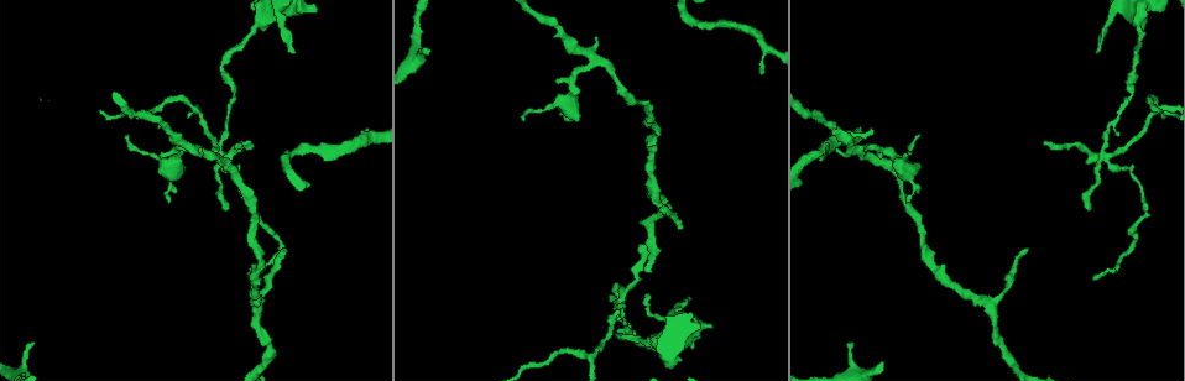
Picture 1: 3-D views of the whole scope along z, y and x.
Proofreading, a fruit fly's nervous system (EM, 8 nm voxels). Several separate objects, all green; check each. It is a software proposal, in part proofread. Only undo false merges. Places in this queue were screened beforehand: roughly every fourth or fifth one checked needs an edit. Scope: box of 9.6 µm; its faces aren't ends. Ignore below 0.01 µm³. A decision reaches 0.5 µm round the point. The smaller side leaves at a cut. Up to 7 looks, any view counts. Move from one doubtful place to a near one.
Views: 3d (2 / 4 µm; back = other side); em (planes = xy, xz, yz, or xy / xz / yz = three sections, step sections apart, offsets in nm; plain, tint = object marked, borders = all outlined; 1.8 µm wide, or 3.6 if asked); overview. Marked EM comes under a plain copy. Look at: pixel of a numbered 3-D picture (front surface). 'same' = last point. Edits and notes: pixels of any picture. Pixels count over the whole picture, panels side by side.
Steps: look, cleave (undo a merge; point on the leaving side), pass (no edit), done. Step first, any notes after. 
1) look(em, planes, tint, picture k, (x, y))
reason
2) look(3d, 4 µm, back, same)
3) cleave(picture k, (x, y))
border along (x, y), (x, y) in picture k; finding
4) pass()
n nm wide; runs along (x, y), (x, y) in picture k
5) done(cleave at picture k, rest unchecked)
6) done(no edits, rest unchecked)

look(3d, 4 µm, picture 1, (1137, 15))
thick turns thin

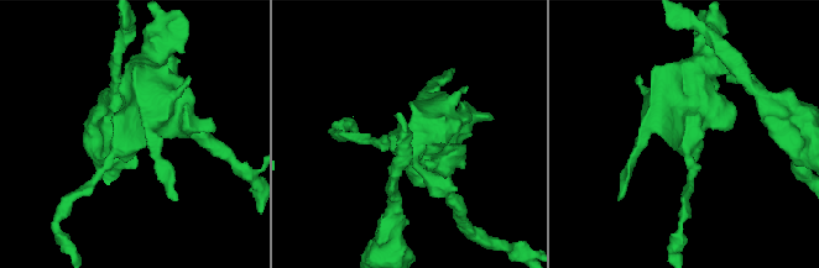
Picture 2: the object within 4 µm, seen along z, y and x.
look(em, planes, tint, picture 2, (689, 132))
shape alone is not enough

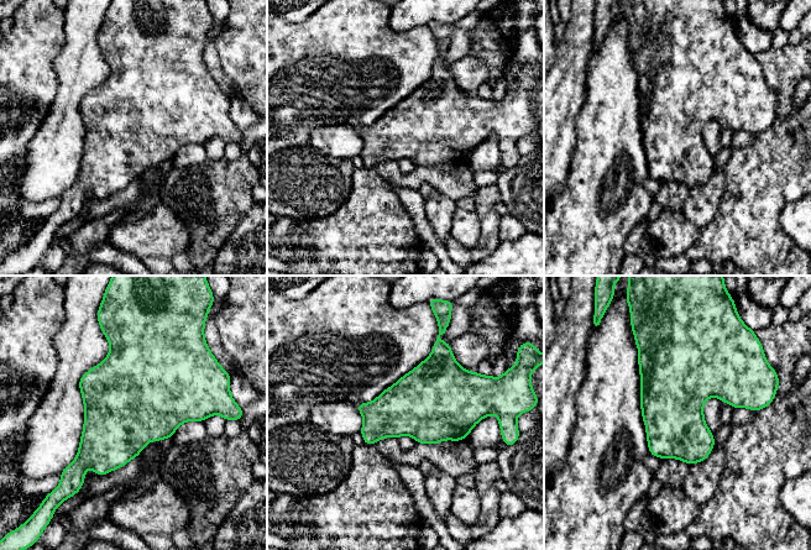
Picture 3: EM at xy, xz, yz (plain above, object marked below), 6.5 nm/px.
pass()
continuous, no second cell

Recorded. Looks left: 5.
look(3d, 4 µm, picture 1, (219, 148))
sharp bend

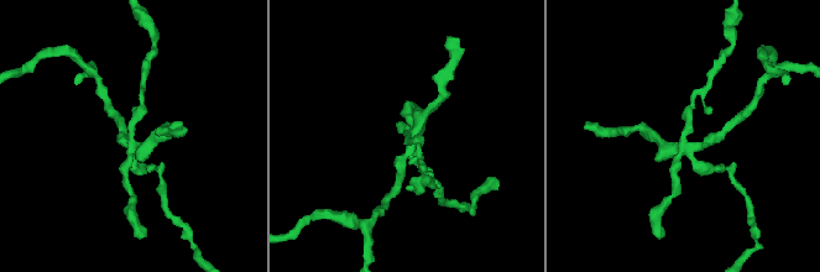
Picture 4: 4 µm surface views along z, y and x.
look(em, planes, tint, picture 4, (686, 134))

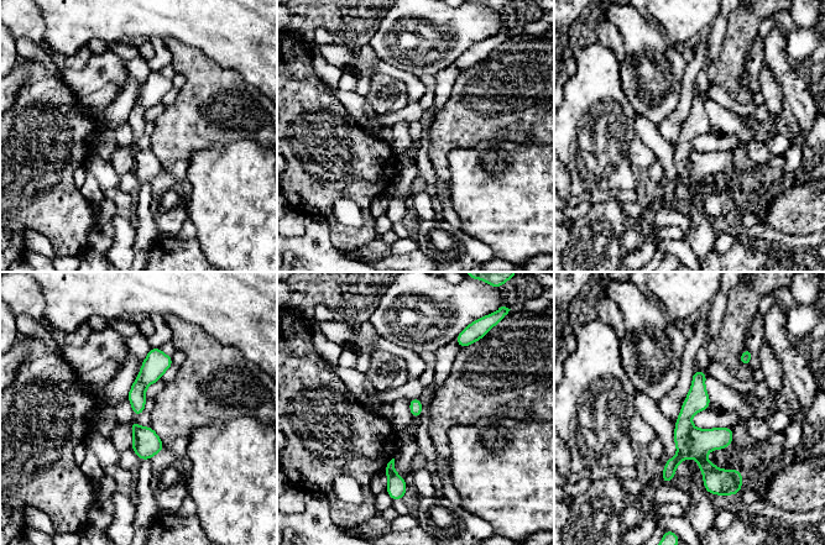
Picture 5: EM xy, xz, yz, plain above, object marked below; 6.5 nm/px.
cleave(picture 5, (700, 441))
two cells meet here

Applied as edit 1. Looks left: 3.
look(em, planes, tint, picture 1, (591, 65))
thick turns thin

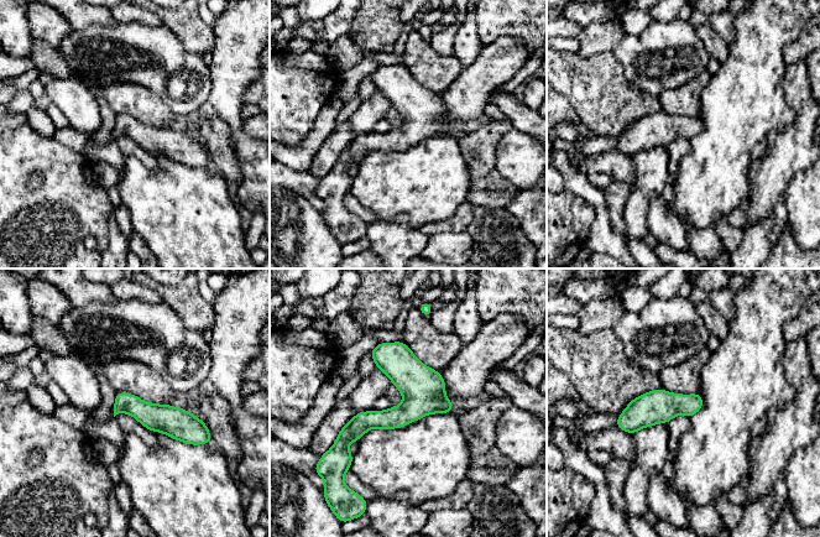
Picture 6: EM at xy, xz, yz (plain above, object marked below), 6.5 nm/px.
pass()
runs along (438, 376), (344, 443) in picture 6; one cell here

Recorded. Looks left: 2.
done(cleave at picture 5, rest unchecked)

